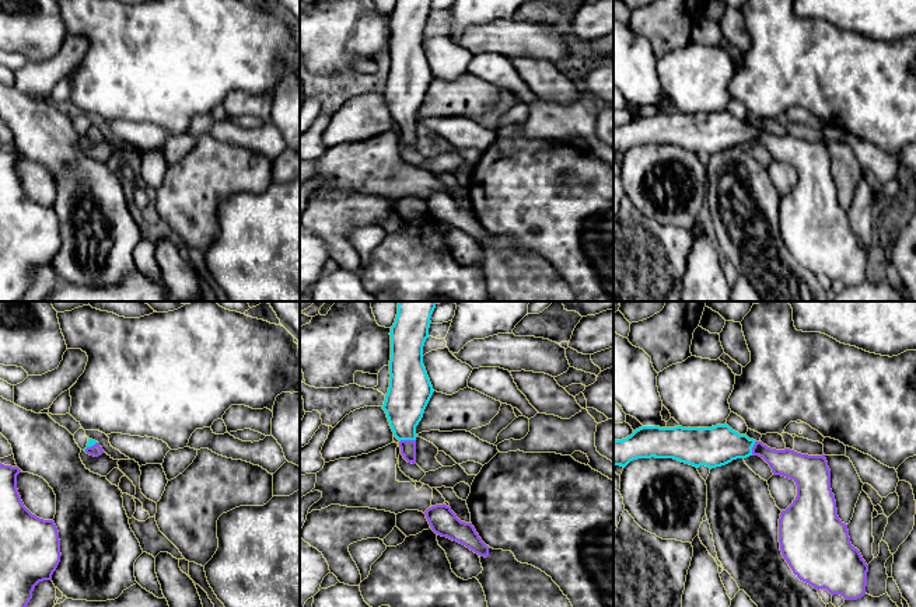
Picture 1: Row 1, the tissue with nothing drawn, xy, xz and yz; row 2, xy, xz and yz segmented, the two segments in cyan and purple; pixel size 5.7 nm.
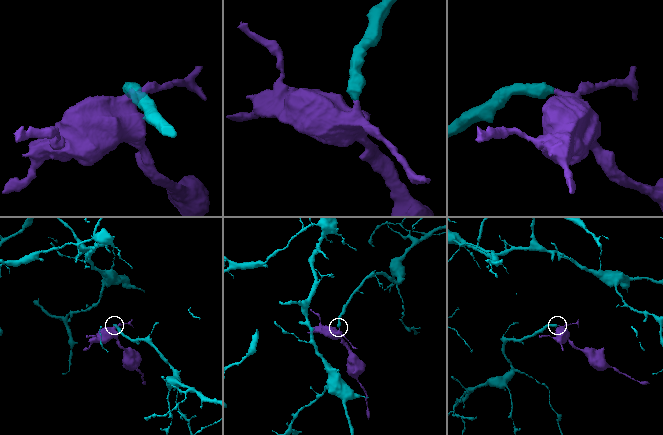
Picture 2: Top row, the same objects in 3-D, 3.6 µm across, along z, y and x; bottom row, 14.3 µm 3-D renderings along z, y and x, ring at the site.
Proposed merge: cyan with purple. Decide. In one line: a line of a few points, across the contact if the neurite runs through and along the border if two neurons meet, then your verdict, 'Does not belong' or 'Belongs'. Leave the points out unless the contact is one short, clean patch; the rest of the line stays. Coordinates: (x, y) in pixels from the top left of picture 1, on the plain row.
Line: xz (408, 82), (406, 125), (408, 133). Belongs

